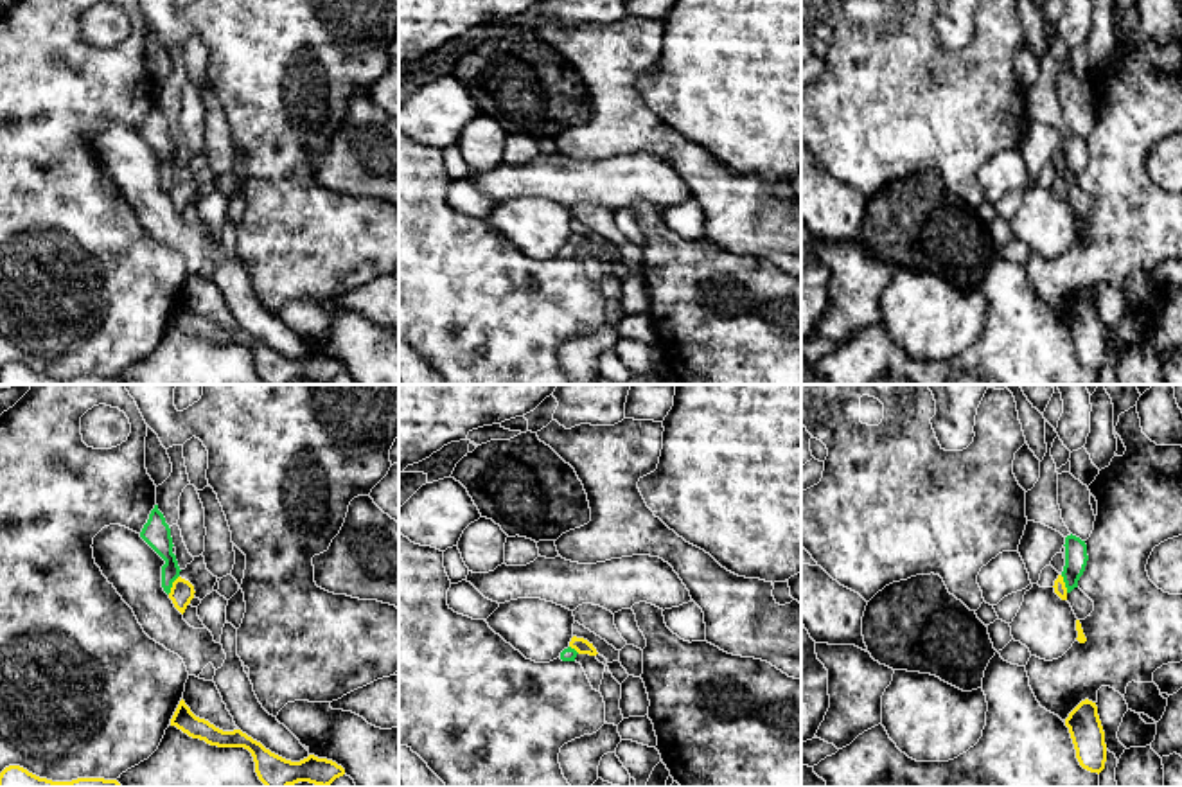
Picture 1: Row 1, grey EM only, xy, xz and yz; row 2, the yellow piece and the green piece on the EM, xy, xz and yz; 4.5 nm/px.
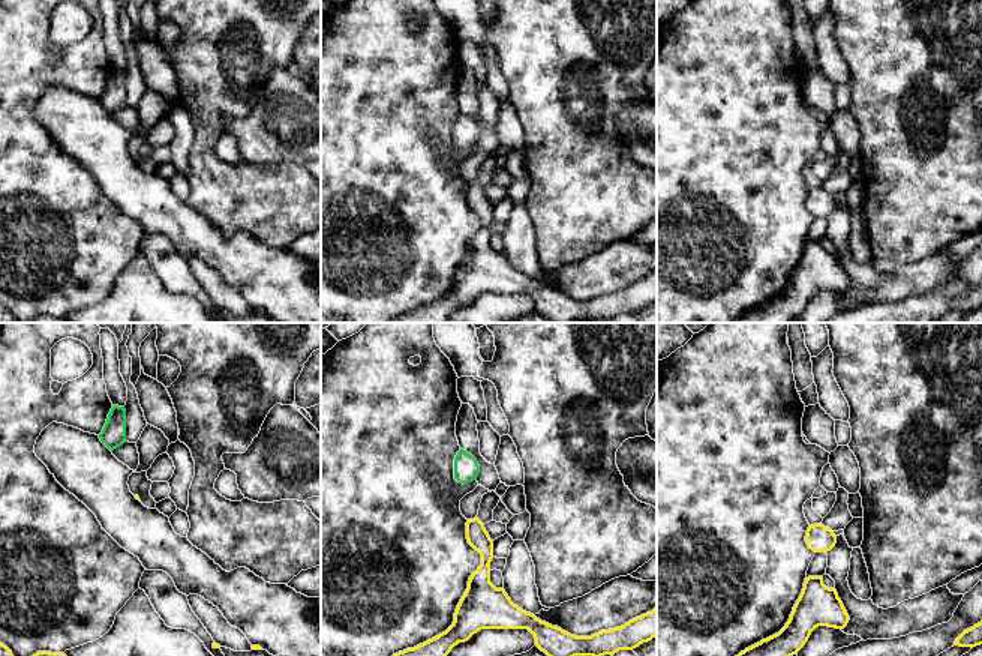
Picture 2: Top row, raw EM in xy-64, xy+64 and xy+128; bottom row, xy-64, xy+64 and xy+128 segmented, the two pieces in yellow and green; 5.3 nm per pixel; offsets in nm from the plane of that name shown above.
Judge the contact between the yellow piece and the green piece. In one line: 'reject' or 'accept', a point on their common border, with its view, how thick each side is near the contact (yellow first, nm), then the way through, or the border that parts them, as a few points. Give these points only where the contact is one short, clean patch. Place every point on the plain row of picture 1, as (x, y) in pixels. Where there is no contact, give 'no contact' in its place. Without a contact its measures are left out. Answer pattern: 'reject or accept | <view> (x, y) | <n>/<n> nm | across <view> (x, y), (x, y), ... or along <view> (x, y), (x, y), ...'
reject | xy (173, 182) | 110/120 nm | along xy (178, 173), (167, 191)

